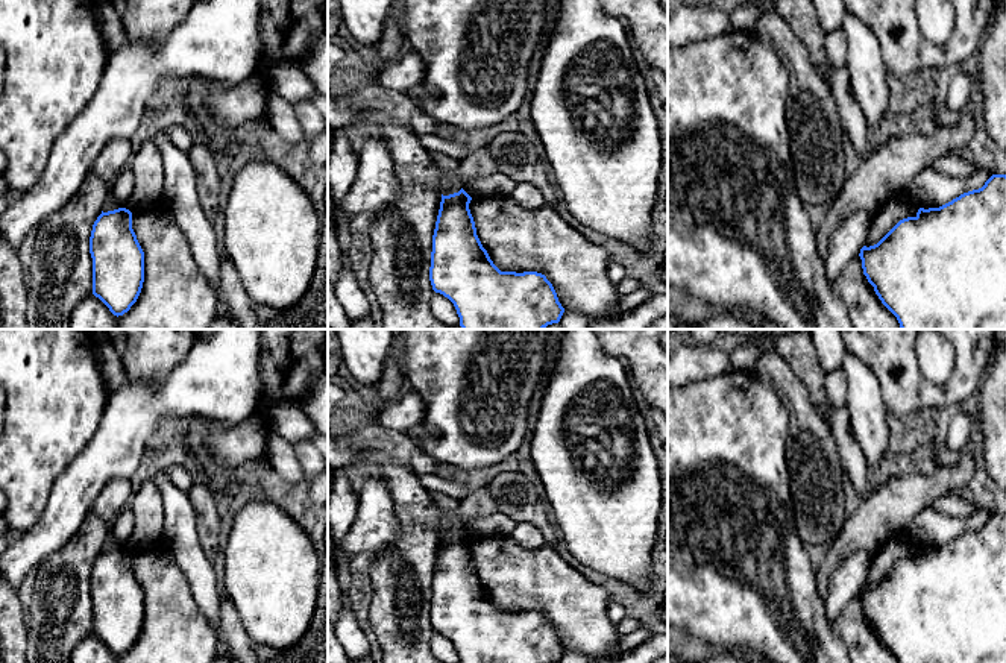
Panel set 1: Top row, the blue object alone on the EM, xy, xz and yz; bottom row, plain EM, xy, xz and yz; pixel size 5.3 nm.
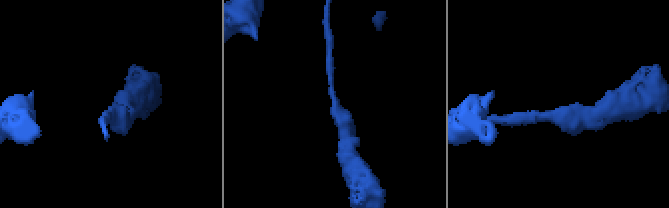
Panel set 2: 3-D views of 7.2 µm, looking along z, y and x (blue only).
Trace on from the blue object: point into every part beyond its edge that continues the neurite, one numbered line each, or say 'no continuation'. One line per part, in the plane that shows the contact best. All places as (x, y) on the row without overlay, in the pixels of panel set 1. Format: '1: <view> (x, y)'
no continuation

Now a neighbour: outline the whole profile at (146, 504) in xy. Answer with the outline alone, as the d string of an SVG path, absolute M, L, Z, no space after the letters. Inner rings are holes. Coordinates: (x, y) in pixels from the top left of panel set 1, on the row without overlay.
M153 476L144 481L140 489L132 493L127 505L134 513L135 526L126 549L134 552L143 546L159 542L162 539L165 510L162 505L162 495Z

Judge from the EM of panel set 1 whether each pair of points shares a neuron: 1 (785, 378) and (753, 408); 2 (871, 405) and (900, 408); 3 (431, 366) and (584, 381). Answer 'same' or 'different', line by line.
1: different
2: different
3: different

